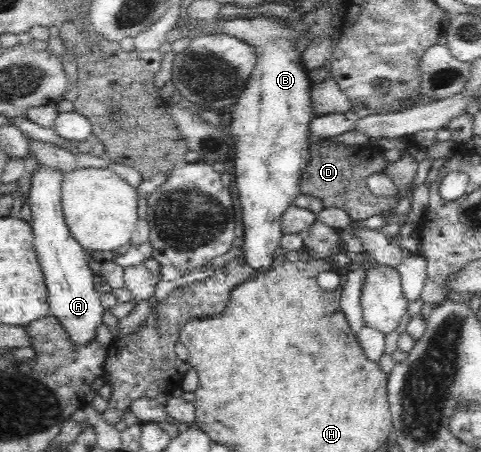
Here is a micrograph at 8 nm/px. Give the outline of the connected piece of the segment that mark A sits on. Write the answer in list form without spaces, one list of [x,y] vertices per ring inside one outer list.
[[[41,164],[33,173],[27,201],[32,211],[34,250],[48,287],[50,315],[57,318],[70,345],[85,347],[95,339],[97,327],[102,324],[102,315],[106,309],[101,306],[99,292],[93,284],[94,273],[88,266],[87,250],[81,247],[67,227],[61,204],[63,180],[64,172],[60,169]]]

